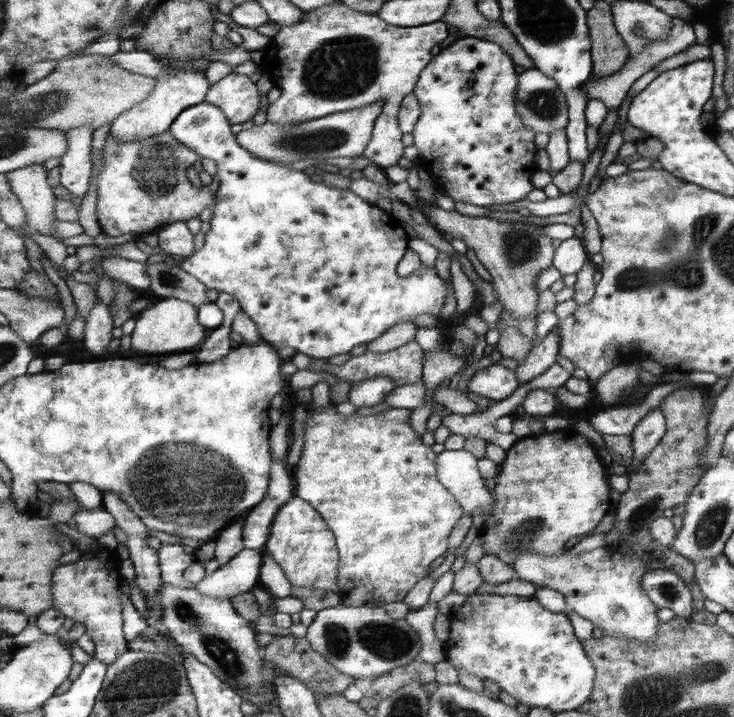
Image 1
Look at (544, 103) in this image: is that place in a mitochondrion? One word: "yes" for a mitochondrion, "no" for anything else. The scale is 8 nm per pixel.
yes

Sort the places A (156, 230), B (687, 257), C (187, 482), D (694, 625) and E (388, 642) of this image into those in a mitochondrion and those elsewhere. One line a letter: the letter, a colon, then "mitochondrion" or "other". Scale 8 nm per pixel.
A: other
B: mitochondrion
C: mitochondrion
D: other
E: mitochondrion

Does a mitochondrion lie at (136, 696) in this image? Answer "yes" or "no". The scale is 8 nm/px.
yes

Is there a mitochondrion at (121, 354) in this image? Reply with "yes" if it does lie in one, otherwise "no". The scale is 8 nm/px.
no

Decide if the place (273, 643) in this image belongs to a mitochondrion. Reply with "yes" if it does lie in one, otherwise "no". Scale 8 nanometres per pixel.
no

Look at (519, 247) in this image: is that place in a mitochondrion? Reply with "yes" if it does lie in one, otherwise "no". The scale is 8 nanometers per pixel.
yes

